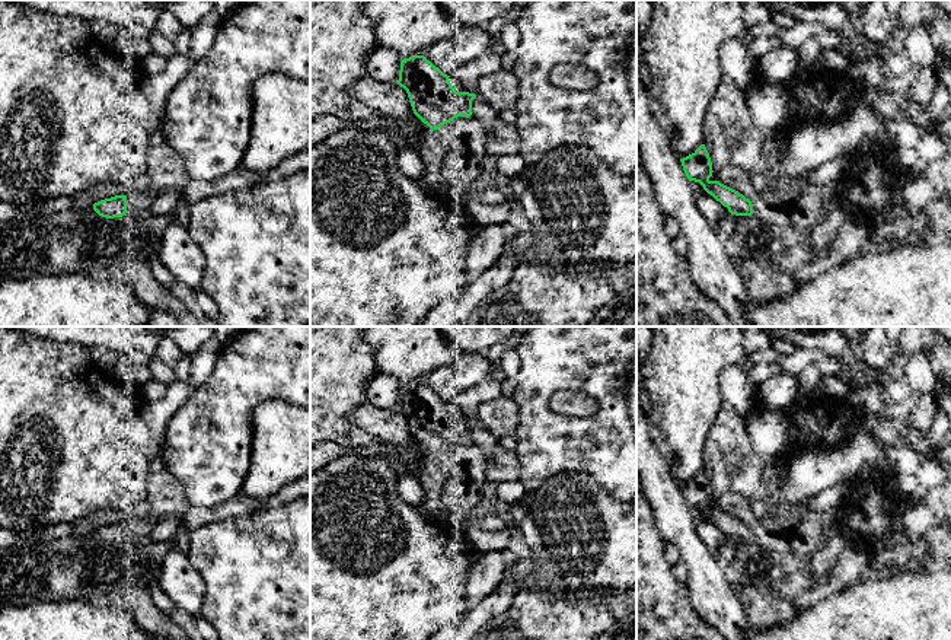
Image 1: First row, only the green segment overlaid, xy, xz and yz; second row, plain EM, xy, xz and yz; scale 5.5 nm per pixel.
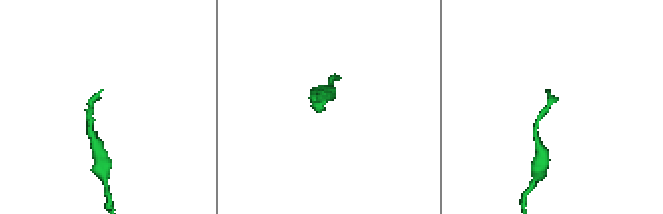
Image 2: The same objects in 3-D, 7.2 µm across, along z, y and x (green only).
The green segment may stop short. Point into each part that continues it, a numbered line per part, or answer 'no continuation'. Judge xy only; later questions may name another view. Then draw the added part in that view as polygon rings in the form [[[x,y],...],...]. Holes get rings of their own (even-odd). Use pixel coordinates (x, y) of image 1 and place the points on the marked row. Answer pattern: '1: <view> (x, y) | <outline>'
1: xy (139, 206) | [[[130,192],[127,194],[127,213],[128,217],[147,217],[151,216],[153,200],[140,194]]]

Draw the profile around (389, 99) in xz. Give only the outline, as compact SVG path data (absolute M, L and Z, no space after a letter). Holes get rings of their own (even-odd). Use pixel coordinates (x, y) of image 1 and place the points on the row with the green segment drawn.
M366 76L350 92L384 117L408 120L415 115L406 90L398 83L382 83Z

